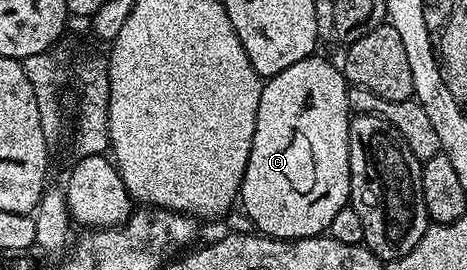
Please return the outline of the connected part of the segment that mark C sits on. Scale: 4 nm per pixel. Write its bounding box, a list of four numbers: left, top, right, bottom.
[239,53,351,239]

